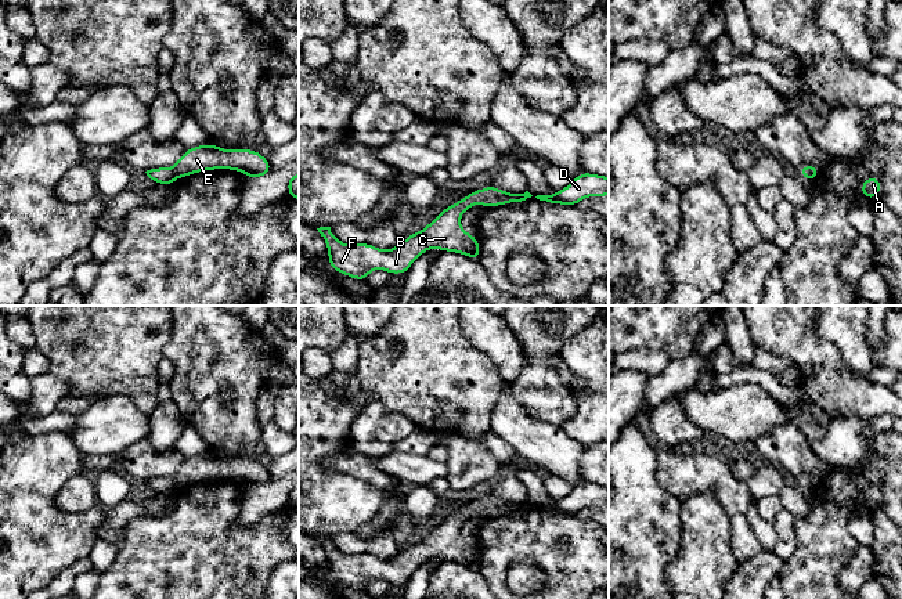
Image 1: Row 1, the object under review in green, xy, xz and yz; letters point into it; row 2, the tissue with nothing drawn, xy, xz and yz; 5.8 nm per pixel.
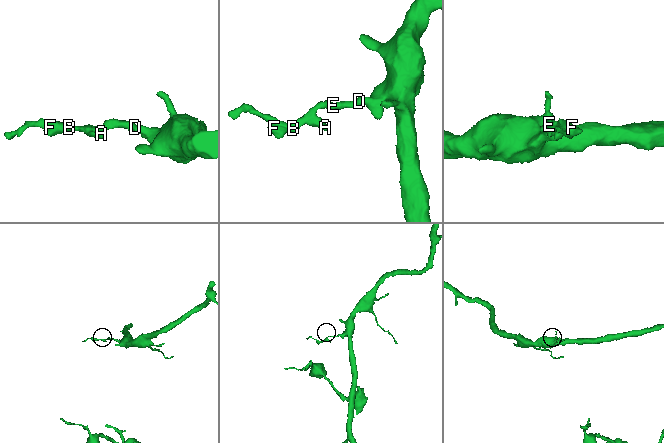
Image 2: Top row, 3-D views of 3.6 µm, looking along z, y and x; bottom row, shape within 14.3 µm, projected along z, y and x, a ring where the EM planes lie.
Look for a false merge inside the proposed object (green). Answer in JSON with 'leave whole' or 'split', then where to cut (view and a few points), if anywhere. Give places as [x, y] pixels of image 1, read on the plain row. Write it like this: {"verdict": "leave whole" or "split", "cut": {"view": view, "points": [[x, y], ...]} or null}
{"verdict": "leave whole", "cut": null}

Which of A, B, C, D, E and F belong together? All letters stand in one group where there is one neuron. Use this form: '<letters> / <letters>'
A B C D E F

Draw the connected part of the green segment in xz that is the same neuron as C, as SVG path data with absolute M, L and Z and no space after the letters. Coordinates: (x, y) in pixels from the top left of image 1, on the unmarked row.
M487 495L475 499L468 506L444 517L422 541L415 541L392 560L382 560L371 553L342 553L331 537L317 538L328 557L328 574L335 581L358 591L367 591L372 580L385 580L389 584L404 584L426 560L439 557L441 562L462 563L479 571L480 555L476 545L468 544L459 534L465 520L473 515L495 517L498 515L526 510L533 505L505 502Z

